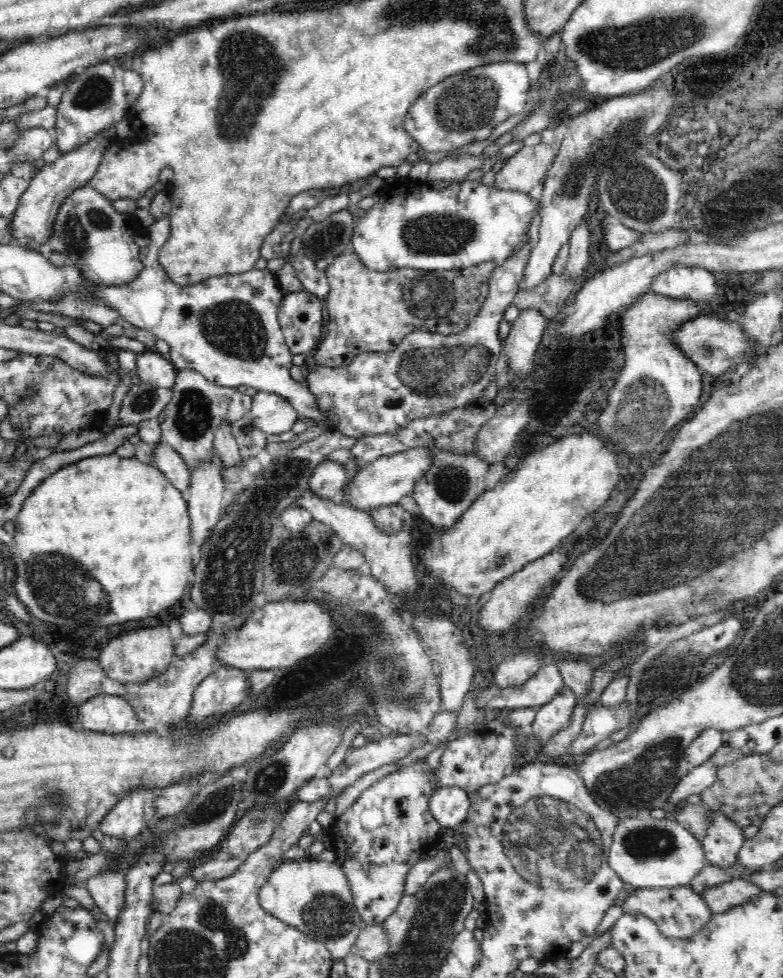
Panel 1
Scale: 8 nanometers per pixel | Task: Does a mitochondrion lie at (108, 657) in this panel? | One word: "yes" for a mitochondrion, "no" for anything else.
no

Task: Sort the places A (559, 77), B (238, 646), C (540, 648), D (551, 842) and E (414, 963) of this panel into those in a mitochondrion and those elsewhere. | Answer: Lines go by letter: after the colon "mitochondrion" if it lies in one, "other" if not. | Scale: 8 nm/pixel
A: mitochondrion
B: other
C: other
D: mitochondrion
E: mitochondrion

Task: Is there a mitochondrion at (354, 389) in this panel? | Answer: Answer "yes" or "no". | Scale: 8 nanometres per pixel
no

